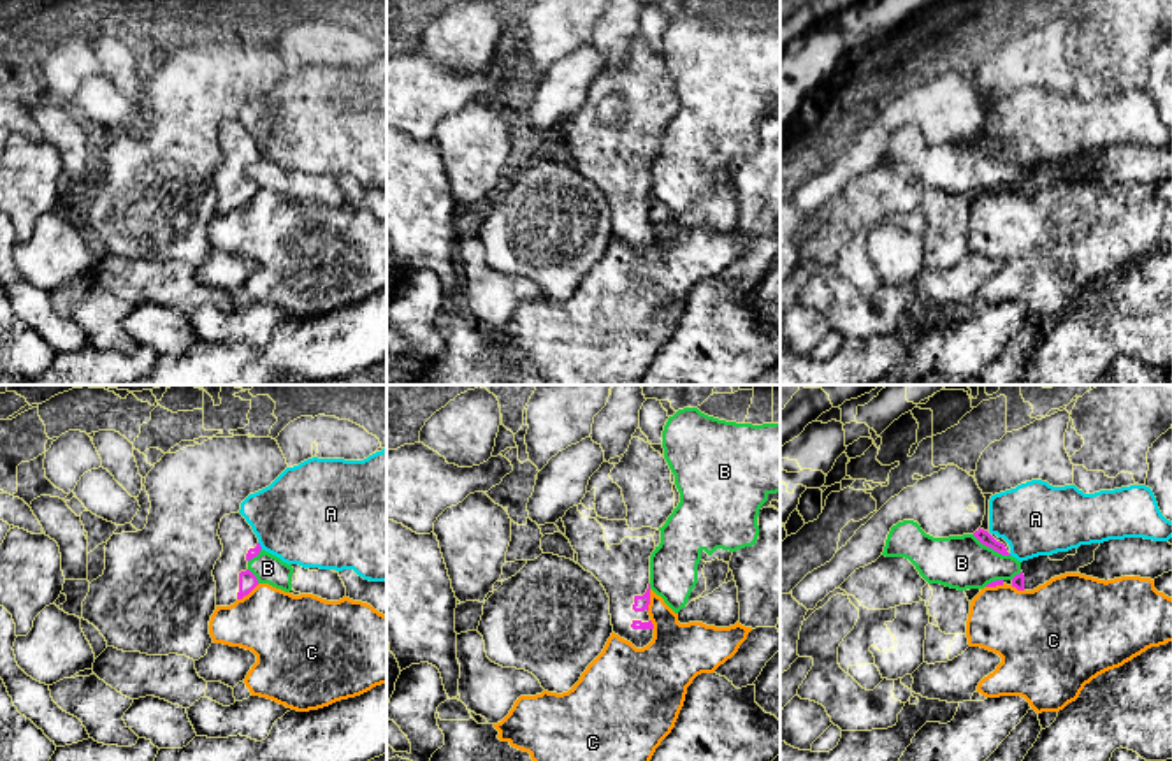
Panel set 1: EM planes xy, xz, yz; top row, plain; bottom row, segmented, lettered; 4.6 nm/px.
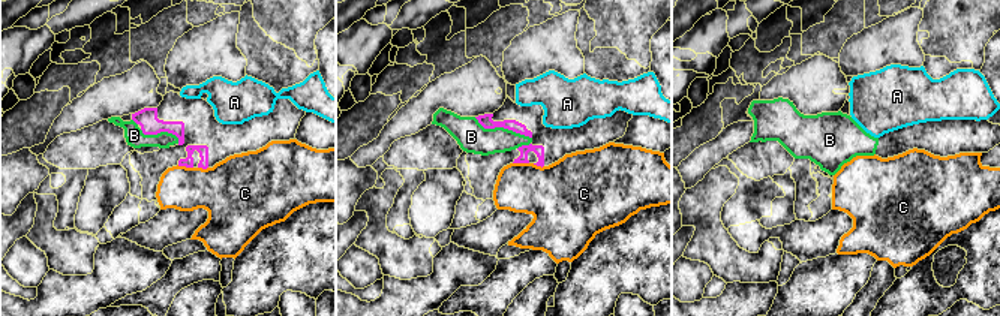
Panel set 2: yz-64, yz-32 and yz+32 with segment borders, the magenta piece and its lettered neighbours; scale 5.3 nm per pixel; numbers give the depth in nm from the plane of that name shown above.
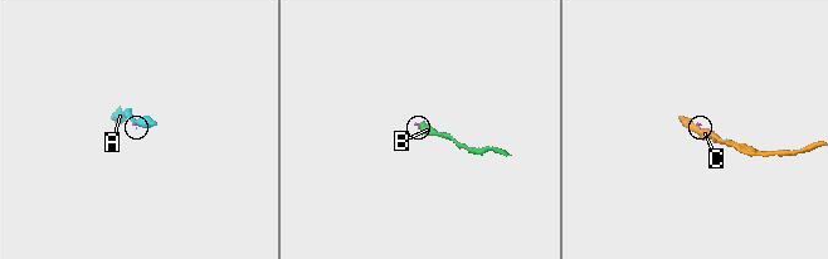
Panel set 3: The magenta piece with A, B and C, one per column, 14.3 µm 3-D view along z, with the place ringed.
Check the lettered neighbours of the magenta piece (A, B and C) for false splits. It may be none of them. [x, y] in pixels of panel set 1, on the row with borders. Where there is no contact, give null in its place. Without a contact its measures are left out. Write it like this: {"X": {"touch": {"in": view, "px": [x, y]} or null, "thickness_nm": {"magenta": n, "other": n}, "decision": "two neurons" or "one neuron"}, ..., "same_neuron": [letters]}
{"A": {"touch": {"in": "xy", "px": [259, 545]}, "thickness_nm": {"magenta": 50, "other": 440}, "decision": "two neurons"}, "B": {"touch": {"in": "yz", "px": [991, 547]}, "thickness_nm": {"magenta": 60, "other": 240}, "decision": "two neurons"}, "C": {"touch": {"in": "xz", "px": [649, 600]}, "thickness_nm": {"magenta": 70, "other": 220}, "decision": "two neurons"}, "same_neuron": []}

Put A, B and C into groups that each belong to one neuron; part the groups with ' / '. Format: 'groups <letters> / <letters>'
groups A / B / C

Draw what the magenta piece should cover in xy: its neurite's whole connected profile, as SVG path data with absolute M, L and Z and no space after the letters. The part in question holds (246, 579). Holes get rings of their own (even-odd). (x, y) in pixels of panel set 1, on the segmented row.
M241 513L225 515L218 536L223 552L213 569L216 606L230 606L258 585L257 576L248 569L248 562L260 554L262 547Z

